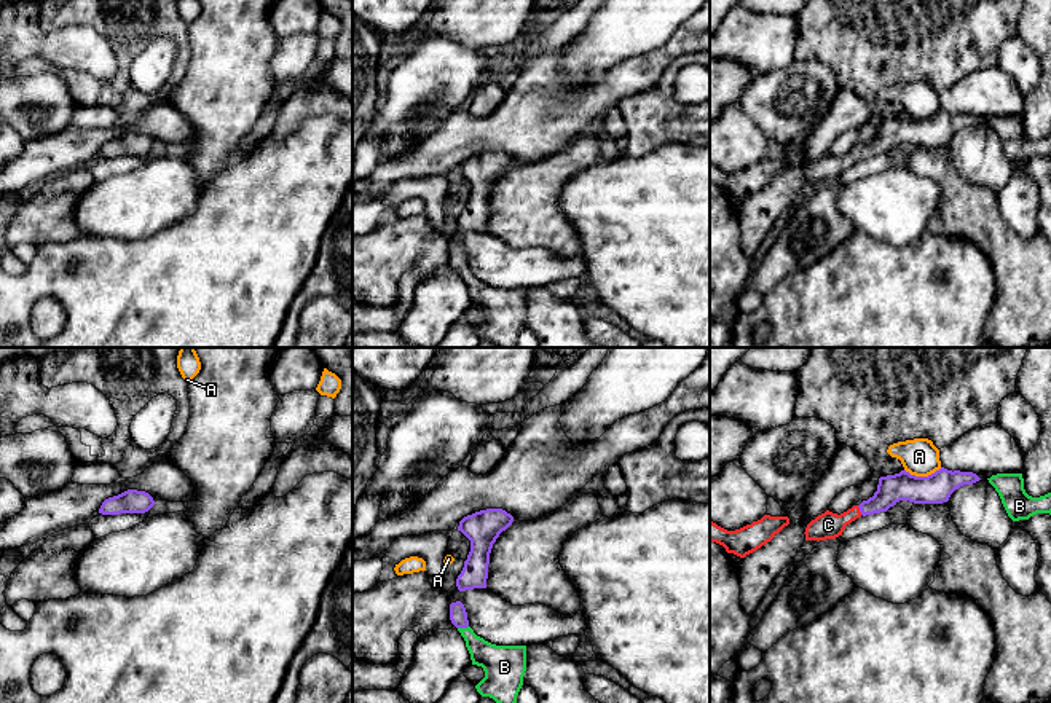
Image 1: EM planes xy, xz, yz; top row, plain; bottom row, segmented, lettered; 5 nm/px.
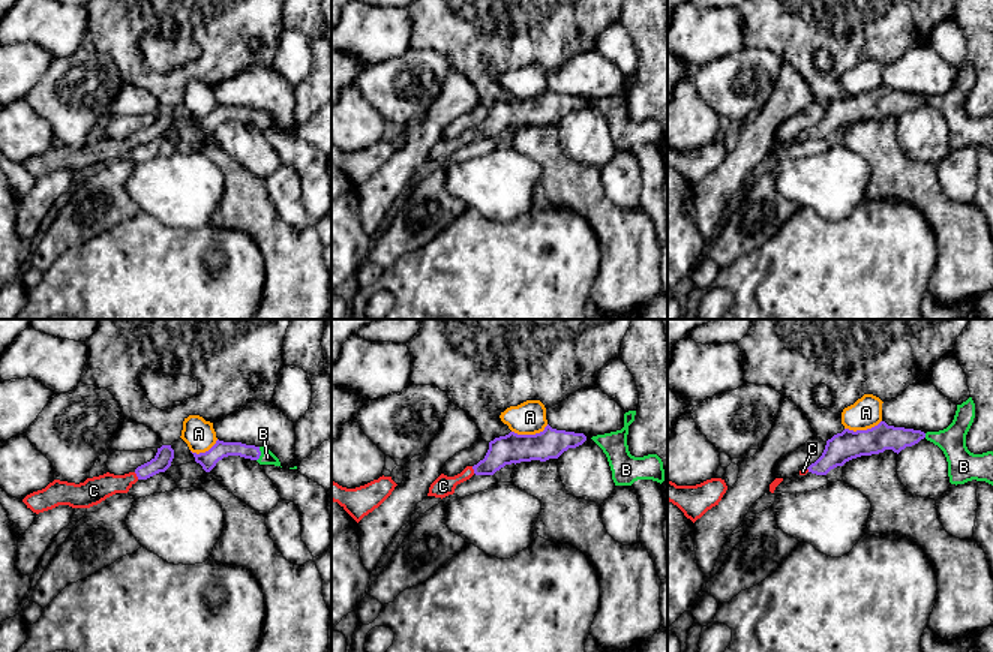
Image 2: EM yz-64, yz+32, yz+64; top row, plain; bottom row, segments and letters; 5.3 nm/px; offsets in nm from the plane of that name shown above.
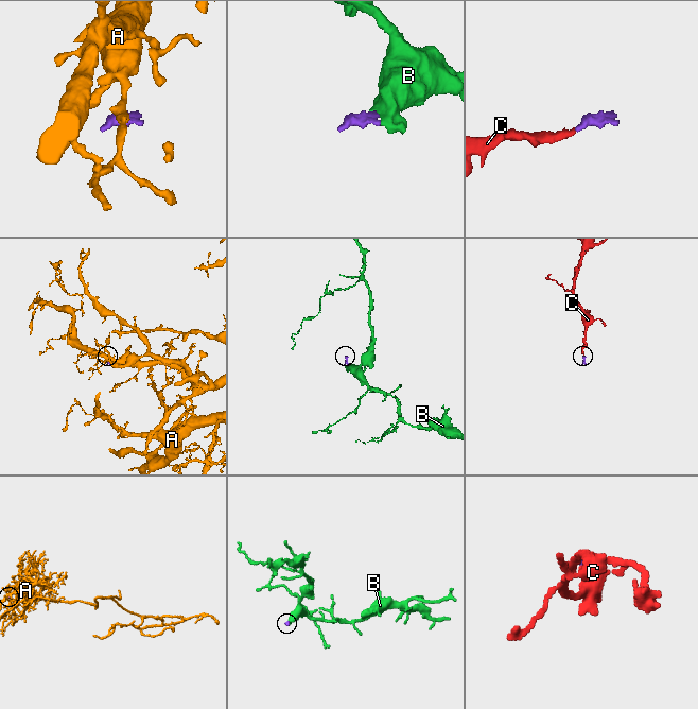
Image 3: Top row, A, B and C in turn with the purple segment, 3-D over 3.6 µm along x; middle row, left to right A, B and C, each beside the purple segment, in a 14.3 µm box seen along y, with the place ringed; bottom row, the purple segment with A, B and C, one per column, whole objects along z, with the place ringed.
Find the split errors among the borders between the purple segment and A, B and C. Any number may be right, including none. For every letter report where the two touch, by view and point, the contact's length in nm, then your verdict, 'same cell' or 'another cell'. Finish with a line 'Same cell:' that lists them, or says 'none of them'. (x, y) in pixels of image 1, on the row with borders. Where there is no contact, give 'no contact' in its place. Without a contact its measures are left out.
A: yz (922, 477) | 190 nm | another cell
B: xz (463, 627) | 60 nm | same cell
C: yz (860, 510) | 50 nm | same cell
Same cell: B, C

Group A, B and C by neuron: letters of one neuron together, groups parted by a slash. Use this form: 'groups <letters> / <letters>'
groups A / B C

